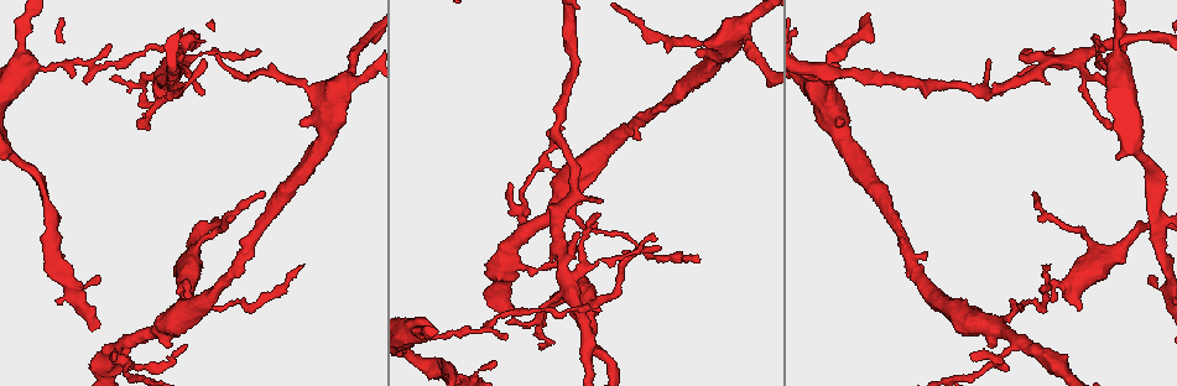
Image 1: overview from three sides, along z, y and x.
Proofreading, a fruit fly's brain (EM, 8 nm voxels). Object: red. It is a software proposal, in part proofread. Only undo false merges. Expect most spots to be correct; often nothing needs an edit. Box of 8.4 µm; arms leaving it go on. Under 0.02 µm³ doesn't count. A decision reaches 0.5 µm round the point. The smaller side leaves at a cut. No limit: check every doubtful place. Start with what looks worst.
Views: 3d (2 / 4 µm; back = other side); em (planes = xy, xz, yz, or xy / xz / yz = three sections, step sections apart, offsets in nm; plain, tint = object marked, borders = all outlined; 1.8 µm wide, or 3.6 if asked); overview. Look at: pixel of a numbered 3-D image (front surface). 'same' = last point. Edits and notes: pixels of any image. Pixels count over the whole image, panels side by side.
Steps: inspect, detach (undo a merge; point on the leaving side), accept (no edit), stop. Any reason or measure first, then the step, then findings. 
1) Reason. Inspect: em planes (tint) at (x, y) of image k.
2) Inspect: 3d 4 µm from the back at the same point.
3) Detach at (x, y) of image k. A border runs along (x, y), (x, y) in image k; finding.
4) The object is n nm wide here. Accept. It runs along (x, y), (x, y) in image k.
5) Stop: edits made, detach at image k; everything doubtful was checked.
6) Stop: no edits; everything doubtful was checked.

Inspect: 3d 2 µm at (184, 48) of image 1.

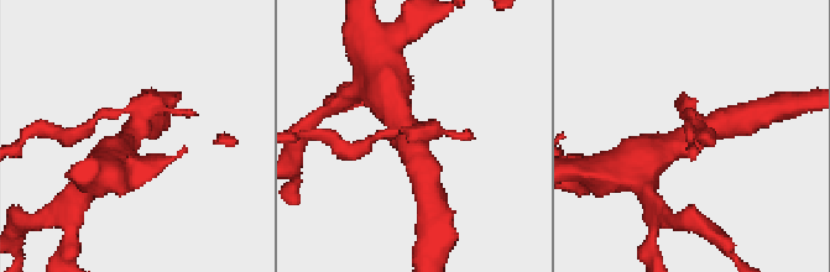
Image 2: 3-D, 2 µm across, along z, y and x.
Inspect: em 3.6 µm planes (tint) at (410, 139) of image 2.

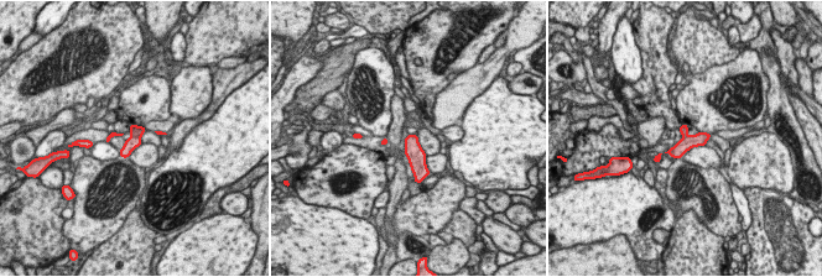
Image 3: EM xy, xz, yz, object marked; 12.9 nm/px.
The object is 160 nm wide here. Detach at (133, 142) of image 3. A border runs along (131, 135), (140, 137) in image 3; a second cell is stuck on.

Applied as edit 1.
Inspect: em planes (tint) at (1116, 73) of image 1.

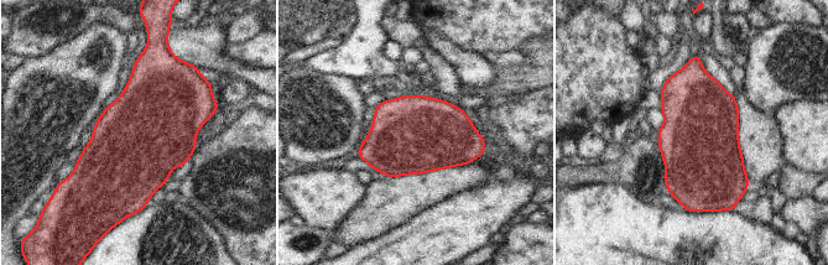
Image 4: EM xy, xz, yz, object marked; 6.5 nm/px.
The object is 500 nm wide here. Accept. One cell here.

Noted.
Stop: edits made, detach at image 3; everything doubtful was checked.

